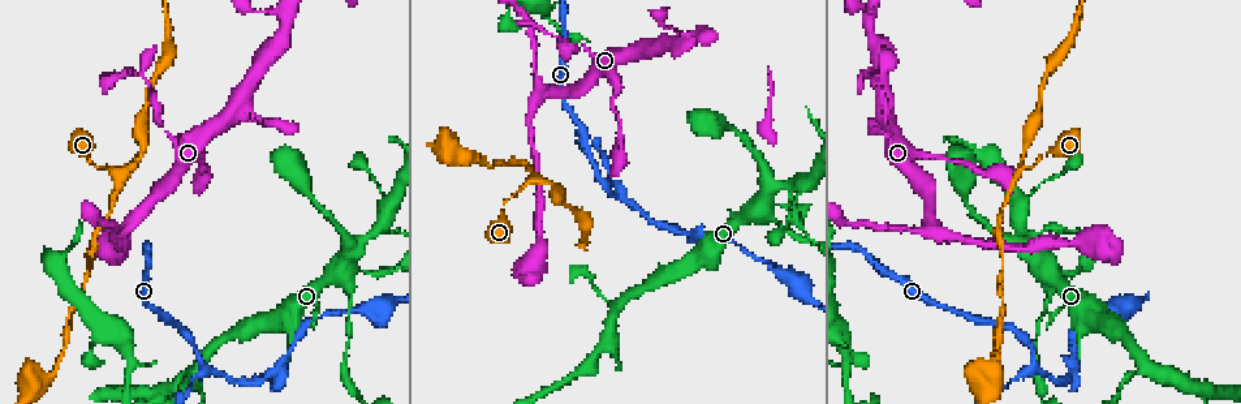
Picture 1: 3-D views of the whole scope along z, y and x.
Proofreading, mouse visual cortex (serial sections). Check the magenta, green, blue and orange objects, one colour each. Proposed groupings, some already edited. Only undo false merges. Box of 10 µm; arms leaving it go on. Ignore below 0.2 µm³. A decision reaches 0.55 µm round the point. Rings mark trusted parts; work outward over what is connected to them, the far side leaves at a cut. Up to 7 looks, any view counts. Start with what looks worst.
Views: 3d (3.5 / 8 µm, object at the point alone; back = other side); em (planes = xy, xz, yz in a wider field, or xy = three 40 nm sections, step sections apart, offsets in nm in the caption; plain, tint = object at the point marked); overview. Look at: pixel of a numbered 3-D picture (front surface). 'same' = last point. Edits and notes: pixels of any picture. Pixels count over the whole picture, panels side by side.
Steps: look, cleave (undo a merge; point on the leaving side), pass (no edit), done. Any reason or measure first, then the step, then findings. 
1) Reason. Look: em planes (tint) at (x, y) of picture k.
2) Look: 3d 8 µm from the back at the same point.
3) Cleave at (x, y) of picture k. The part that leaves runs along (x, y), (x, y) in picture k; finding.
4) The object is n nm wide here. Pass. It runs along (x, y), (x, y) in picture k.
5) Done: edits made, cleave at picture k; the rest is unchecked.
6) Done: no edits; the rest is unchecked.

A fork. Look: 3d 3.5 µm at (531, 181) of picture 1.

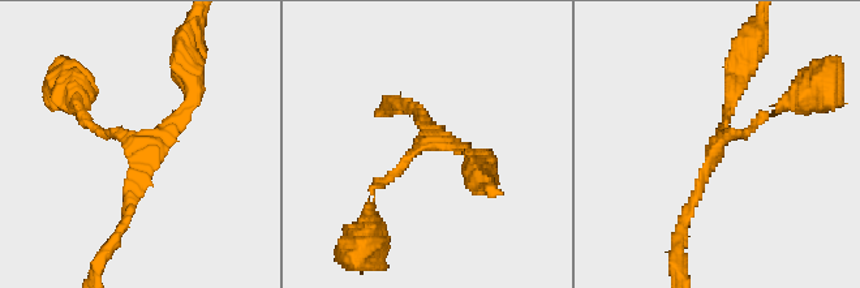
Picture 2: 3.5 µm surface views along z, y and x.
Need the tissue. Look: em xy step 5 (tint) at (425, 141) of picture 2.

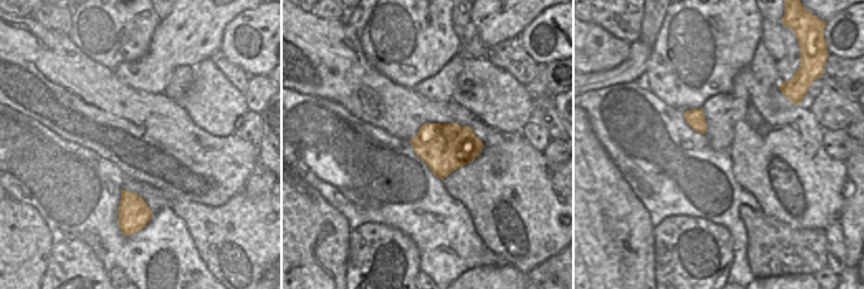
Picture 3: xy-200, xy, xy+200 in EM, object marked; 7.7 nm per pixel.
Pass. All the same cell.

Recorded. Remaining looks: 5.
Calibre changes. Look: 3d 8 µm at (143, 212) of picture 1.

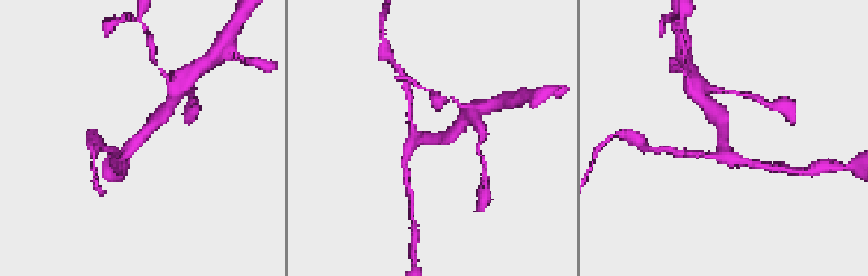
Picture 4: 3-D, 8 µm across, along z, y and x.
3 arms meet here; the arms are 200, 250, 400 nm wide. Look: em xy step 3 (tint) at the same point.

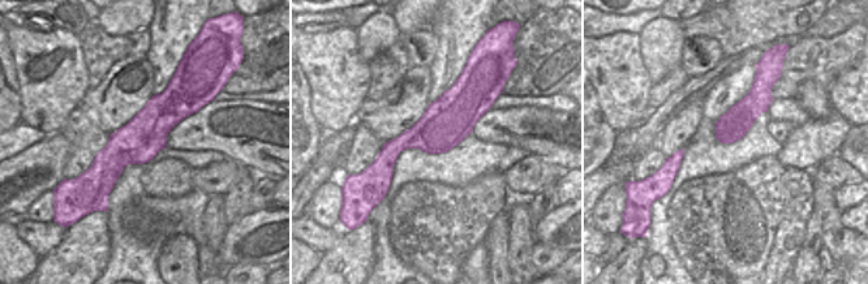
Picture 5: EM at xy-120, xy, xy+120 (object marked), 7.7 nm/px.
Pass. It runs along (477, 86), (386, 159), (386, 185) in picture 5; all the same cell.

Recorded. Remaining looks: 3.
A narrow waist. Look: 3d 3.5 µm at (208, 368) of picture 1.

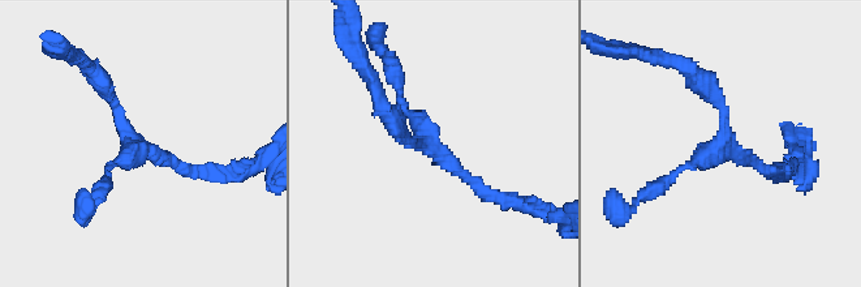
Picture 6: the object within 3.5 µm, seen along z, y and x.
3 arms meet here. Pass. It runs along (97, 77), (141, 146), (205, 170) in picture 6; continuous, no second cell.

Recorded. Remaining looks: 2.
Done: no edits; the rest is unchecked.

